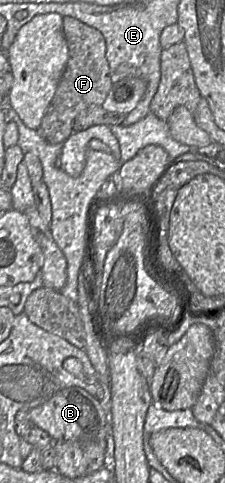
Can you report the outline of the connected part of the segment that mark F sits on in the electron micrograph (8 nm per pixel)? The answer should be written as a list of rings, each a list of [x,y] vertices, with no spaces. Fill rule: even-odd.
[[[71,16],[63,18],[63,32],[68,45],[68,61],[55,95],[37,129],[49,144],[64,143],[73,133],[73,122],[78,114],[88,107],[102,105],[113,85],[103,34]]]

